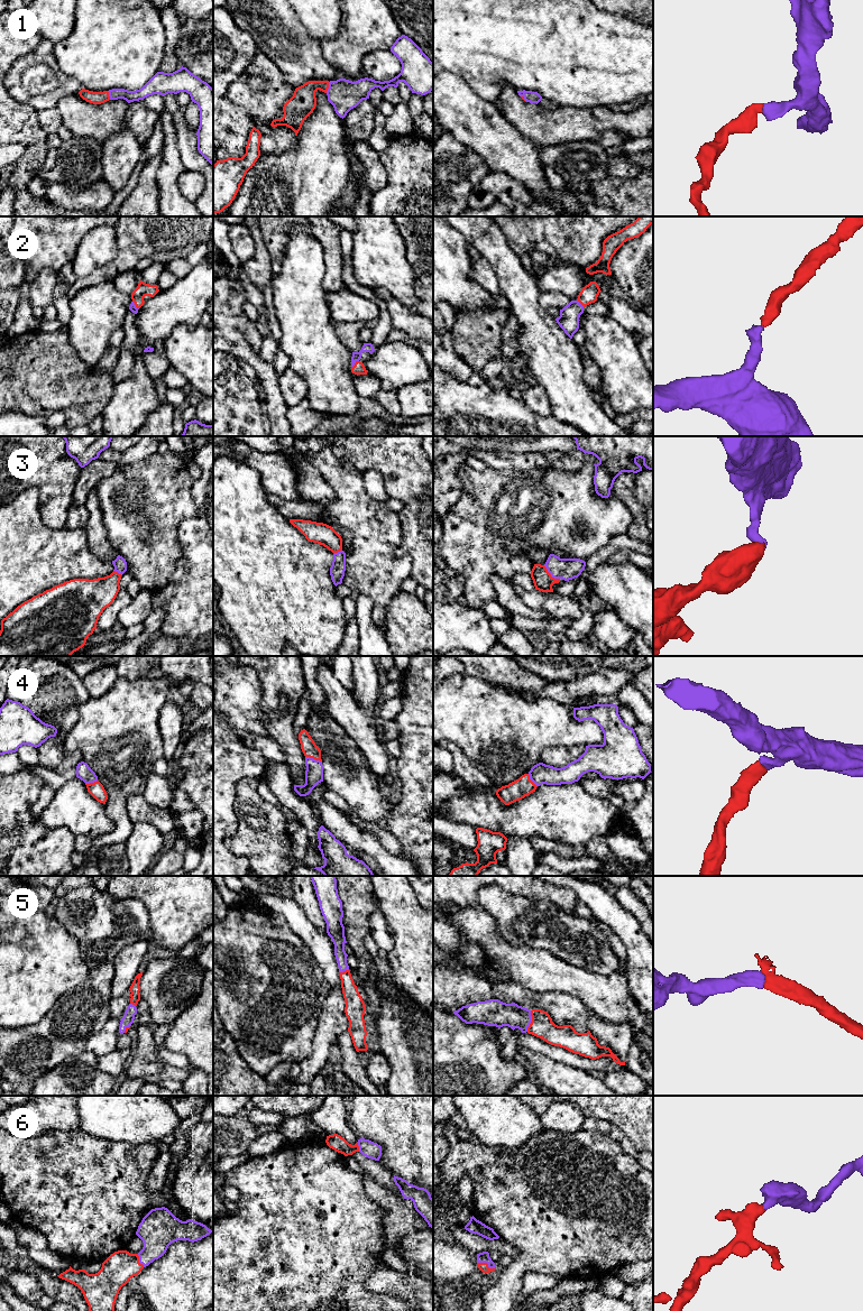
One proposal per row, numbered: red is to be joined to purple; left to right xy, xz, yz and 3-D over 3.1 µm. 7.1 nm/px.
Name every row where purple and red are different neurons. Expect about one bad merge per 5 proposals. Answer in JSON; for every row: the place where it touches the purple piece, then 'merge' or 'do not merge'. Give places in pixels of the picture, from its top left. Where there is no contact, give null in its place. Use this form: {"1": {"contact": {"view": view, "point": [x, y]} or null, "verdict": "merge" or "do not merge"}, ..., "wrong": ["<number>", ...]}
{"1": {"contact": {"view": "xz", "point": [329, 88]}, "verdict": "merge"}, "2": {"contact": {"view": "xz", "point": [355, 362]}, "verdict": "merge"}, "3": {"contact": {"view": "yz", "point": [550, 573]}, "verdict": "merge"}, "4": {"contact": {"view": "xz", "point": [312, 758]}, "verdict": "merge"}, "5": {"contact": {"view": "yz", "point": [531, 1021]}, "verdict": "merge"}, "6": {"contact": {"view": "yz", "point": [487, 1263]}, "verdict": "merge"}, "wrong": []}

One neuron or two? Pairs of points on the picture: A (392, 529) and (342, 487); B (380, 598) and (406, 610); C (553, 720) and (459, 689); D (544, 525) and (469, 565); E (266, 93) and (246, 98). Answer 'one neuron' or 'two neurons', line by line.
A: one neuron
B: two neurons
C: one neuron
D: one neuron
E: one neuron

